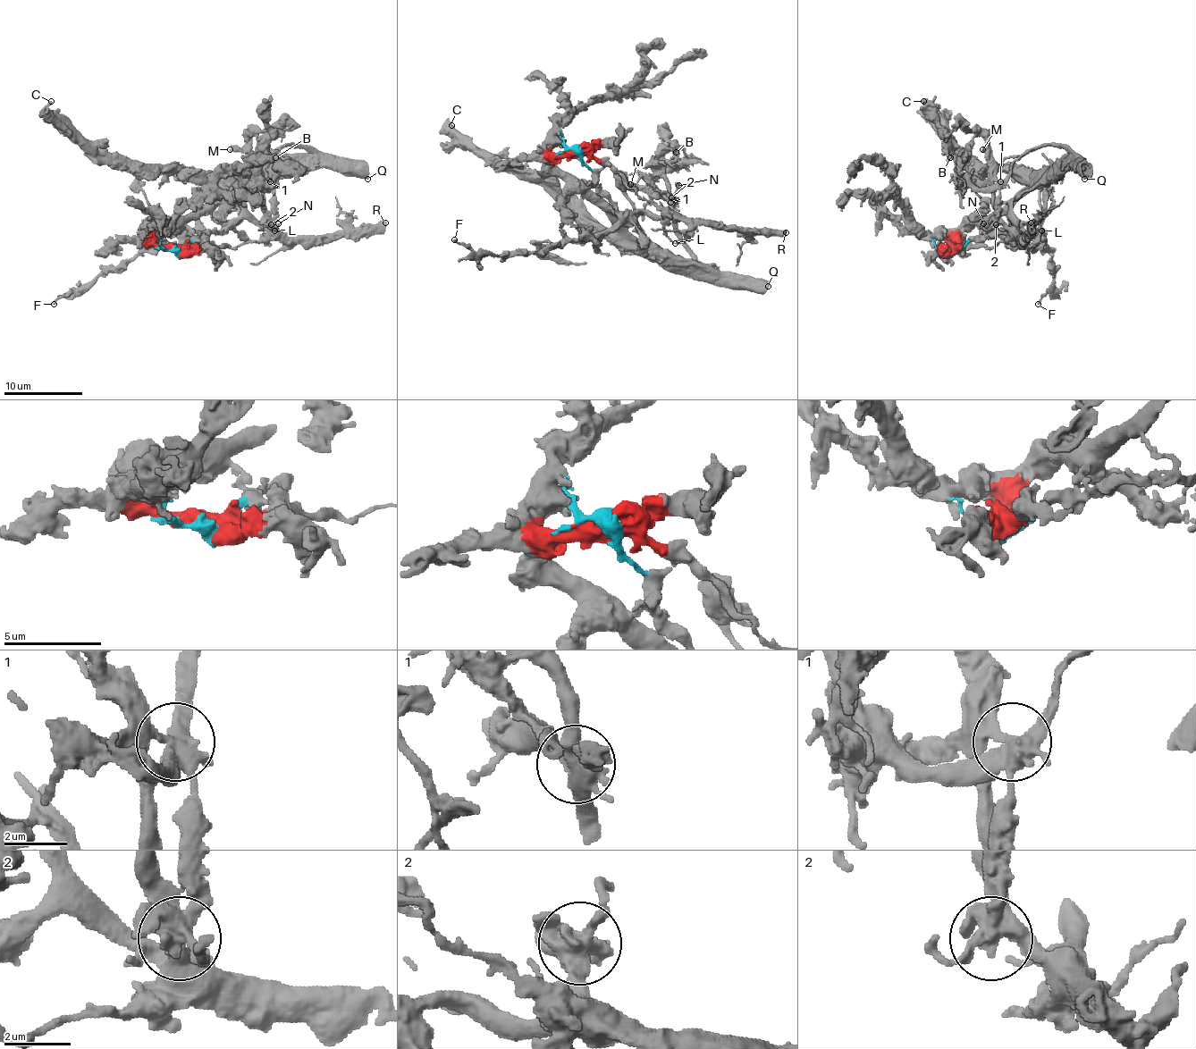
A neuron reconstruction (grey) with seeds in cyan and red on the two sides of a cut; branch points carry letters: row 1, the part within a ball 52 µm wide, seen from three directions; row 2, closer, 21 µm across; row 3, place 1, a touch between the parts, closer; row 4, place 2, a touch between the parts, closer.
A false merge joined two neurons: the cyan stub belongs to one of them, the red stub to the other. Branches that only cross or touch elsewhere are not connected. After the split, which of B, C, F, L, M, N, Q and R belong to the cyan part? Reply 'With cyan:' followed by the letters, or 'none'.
With cyan: F, L, M, N, R

